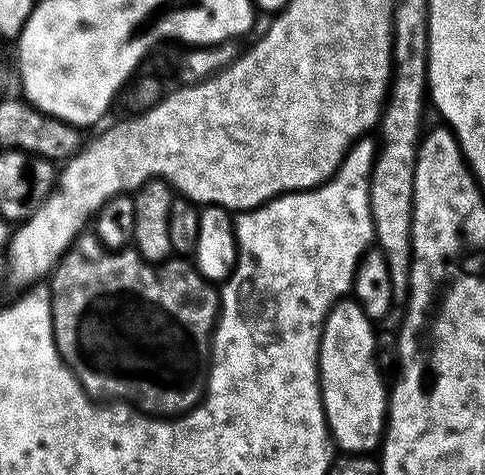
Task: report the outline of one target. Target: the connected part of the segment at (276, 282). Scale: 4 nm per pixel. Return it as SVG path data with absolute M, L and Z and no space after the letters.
M361 138L349 149L331 180L303 192L286 192L258 208L241 211L235 217L236 251L252 256L244 268L252 268L252 276L260 276L260 280L256 280L256 288L268 288L276 300L284 300L284 304L276 304L276 320L300 324L300 344L308 344L308 328L321 332L332 307L352 292L356 267L373 243L368 180L372 177L377 155L377 145L372 145L368 138Z

